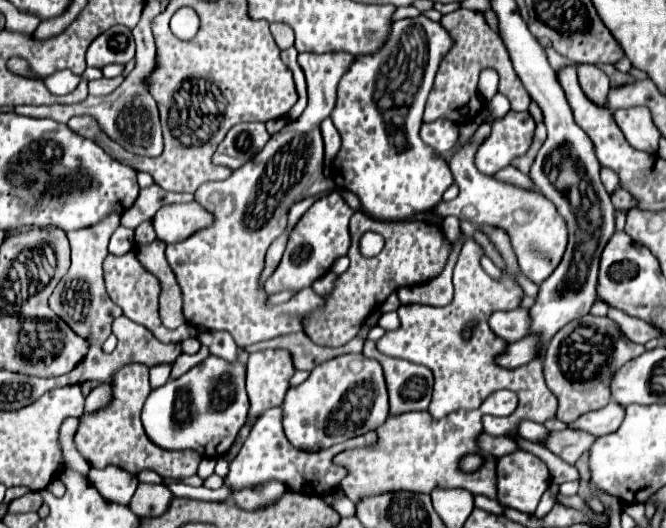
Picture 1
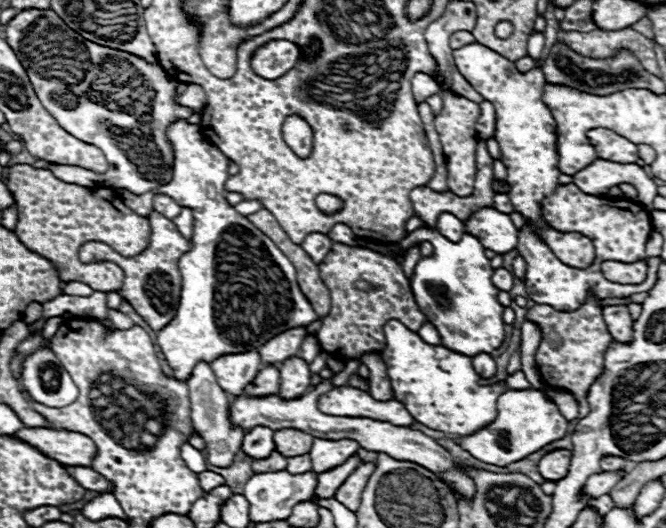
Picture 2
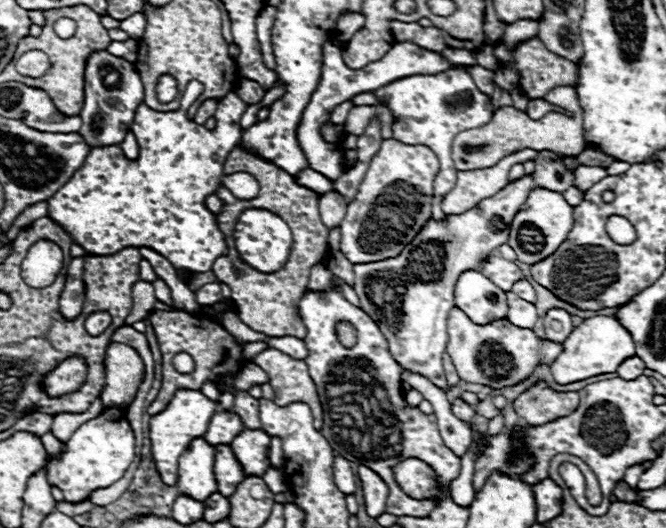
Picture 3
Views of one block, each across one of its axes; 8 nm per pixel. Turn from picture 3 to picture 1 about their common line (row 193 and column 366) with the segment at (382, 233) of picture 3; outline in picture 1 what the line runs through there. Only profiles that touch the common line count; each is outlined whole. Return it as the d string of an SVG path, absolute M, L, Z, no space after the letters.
M346 354L328 360L316 366L302 384L288 388L282 410L286 438L292 446L308 452L324 450L376 430L390 414L382 366L362 354Z

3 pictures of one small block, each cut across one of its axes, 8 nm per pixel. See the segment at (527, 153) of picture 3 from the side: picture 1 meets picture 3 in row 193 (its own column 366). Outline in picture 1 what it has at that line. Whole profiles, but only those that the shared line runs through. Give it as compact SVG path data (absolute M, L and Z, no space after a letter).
M486 408L472 412L460 410L446 418L434 420L428 412L406 412L388 416L388 420L376 430L378 444L372 448L352 448L334 456L334 464L348 468L344 480L346 496L352 502L360 502L366 496L378 496L386 492L426 492L434 488L466 488L472 494L484 494L488 498L498 496L496 460L486 456L486 464L476 474L464 474L458 470L458 462L464 454L480 452L476 448L476 436L482 432L482 414Z

